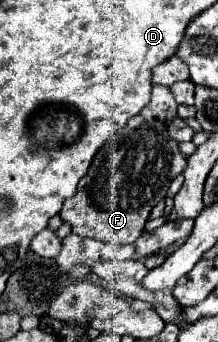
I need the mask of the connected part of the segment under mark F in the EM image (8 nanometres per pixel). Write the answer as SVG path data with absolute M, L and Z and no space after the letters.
M164 85L152 87L150 103L132 117L92 159L88 173L80 179L74 197L64 201L62 221L72 225L72 233L96 241L134 243L148 221L150 211L166 197L174 177L178 177L188 159L180 153L178 141L168 135L168 125L176 119L176 99Z

